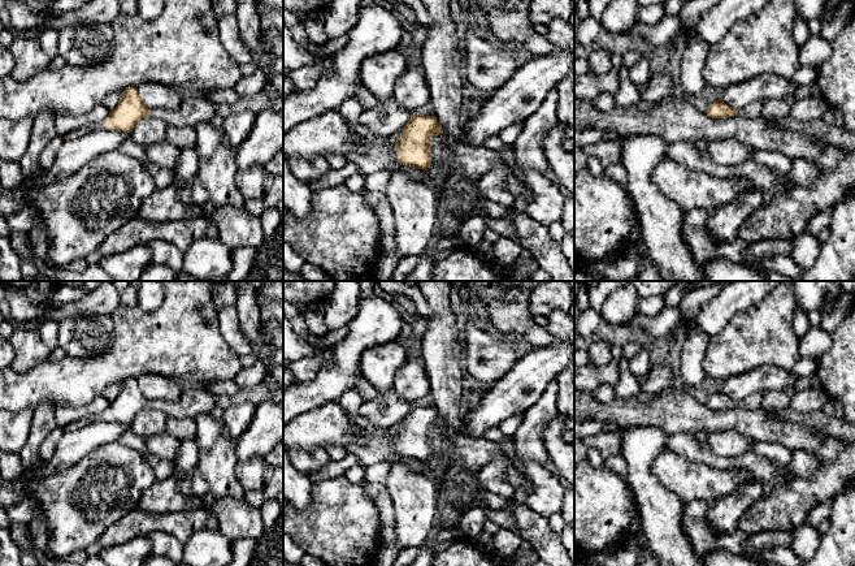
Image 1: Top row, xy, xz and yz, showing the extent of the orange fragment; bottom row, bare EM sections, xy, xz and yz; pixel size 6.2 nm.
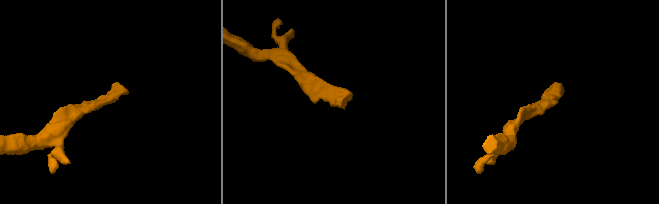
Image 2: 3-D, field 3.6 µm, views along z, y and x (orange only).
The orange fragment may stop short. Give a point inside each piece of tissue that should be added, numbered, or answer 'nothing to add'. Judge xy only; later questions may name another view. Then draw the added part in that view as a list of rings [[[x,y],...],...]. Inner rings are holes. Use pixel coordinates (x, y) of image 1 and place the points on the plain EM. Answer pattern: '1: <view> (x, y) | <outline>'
1: xy (195, 400) | [[[183,386],[182,397],[174,402],[153,402],[149,407],[159,406],[164,414],[178,419],[196,418],[199,414],[209,414],[216,407],[216,396],[205,386]]]

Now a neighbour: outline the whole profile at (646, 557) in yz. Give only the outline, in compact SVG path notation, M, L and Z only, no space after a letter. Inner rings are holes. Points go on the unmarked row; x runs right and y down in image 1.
M644 548L639 553L639 559L637 566L660 566L657 557L650 550L650 548Z

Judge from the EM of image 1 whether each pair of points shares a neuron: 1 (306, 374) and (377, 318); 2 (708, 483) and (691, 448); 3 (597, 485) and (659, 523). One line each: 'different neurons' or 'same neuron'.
1: different neurons
2: different neurons
3: different neurons

